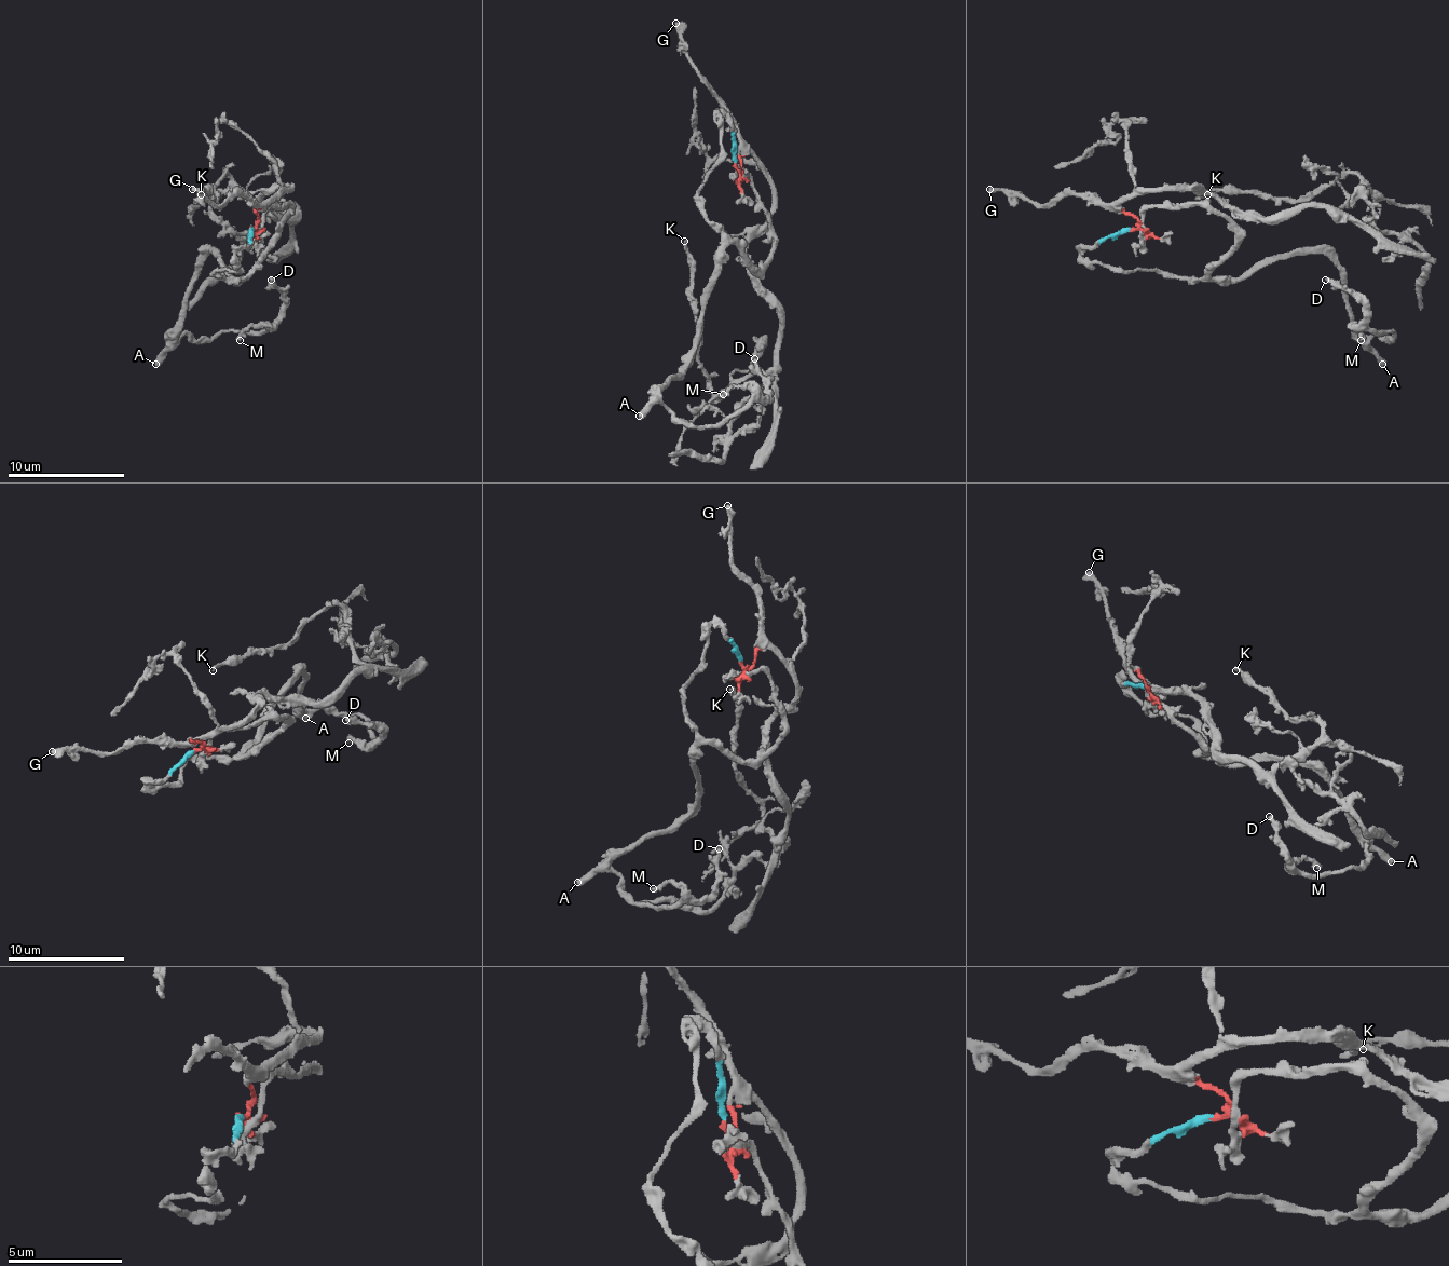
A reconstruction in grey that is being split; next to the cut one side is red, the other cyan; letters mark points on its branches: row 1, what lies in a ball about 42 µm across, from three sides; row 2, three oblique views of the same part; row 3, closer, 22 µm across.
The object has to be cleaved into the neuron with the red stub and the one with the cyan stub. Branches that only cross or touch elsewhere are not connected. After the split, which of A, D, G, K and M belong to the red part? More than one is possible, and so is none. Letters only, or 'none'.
G, K

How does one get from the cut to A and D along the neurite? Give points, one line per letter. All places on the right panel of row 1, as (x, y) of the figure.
A: (1129, 230), (1082, 254), (1185, 277), (1246, 277), (1296, 254), (1325, 254), (1339, 271), (1354, 336), (1383, 365)
D: (1129, 230), (1082, 254), (1185, 277), (1246, 277), (1325, 254), (1351, 324), (1389, 338), (1325, 280)

